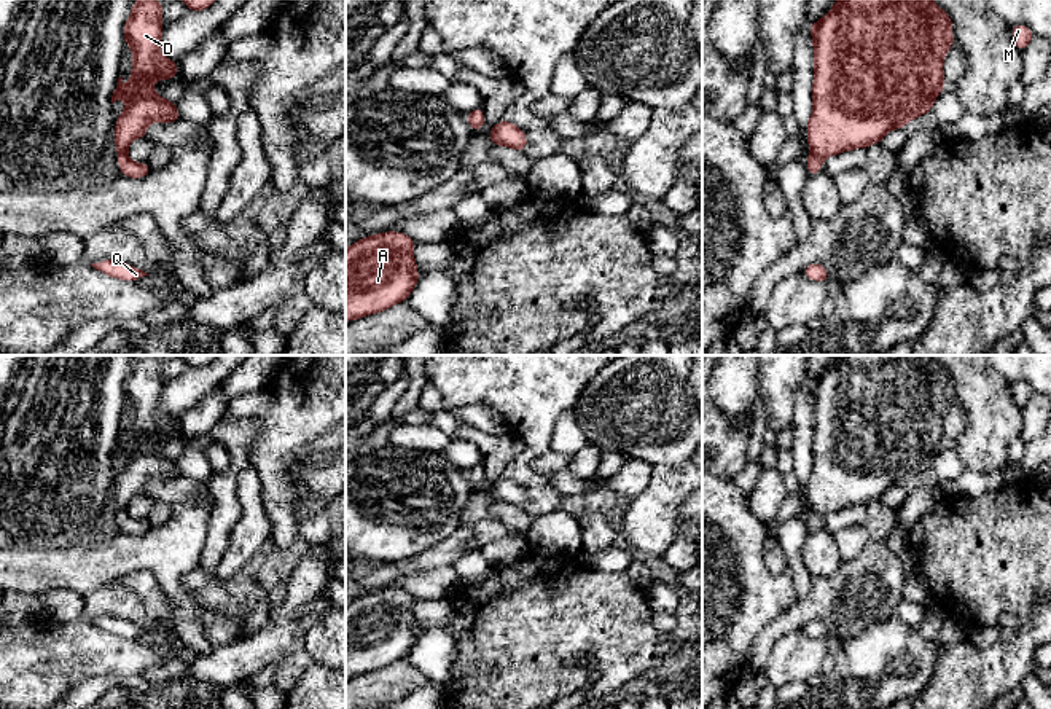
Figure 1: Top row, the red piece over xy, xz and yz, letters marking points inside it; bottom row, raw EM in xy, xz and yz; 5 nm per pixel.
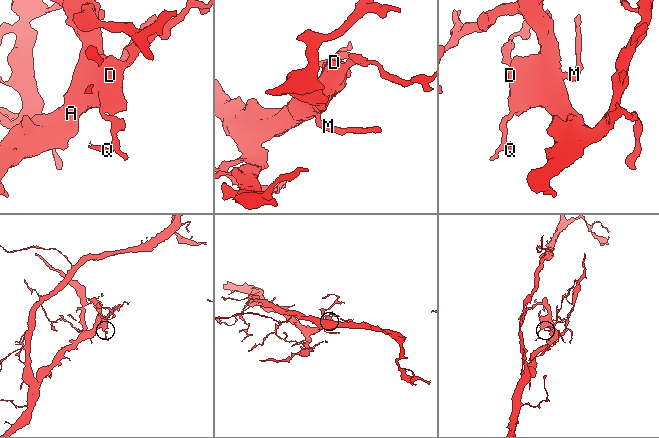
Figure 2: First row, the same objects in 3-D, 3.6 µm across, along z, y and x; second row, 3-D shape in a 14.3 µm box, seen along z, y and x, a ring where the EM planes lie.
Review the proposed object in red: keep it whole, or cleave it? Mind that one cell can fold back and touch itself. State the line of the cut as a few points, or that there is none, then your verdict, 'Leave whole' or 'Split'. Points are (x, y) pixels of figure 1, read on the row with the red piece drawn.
No split. Leave whole

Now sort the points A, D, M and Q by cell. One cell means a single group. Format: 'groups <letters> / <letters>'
groups A D M Q

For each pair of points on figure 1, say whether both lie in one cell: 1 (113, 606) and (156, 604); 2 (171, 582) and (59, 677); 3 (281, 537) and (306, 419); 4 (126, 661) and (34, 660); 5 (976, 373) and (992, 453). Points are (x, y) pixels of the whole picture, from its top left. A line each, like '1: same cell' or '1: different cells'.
1: same cell
2: different cells
3: same cell
4: same cell
5: same cell

